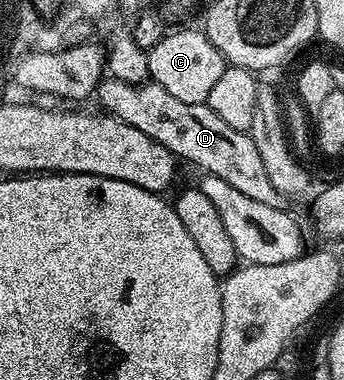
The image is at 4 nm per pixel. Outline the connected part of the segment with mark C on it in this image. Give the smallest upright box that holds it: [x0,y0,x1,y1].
[147,28,227,104]

